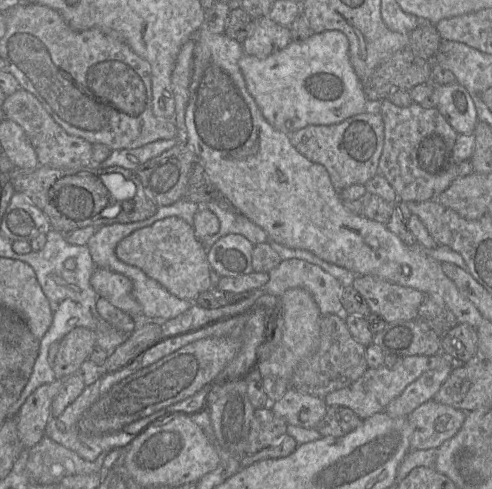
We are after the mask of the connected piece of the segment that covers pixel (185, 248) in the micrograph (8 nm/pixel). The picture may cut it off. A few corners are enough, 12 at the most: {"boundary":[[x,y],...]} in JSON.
{"boundary":[[167,217],[117,244],[179,299],[212,288],[193,226]]}

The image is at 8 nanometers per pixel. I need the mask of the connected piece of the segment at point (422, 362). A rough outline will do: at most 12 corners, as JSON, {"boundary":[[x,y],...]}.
{"boundary":[[442,353],[368,367],[330,392],[327,406],[361,419],[382,412],[424,372],[445,367]]}

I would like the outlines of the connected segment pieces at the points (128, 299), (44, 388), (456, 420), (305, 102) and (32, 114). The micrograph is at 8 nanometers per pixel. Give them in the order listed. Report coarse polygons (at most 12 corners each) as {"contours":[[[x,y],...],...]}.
{"contours":[[[95,268],[90,283],[99,297],[146,321],[128,277]],[[61,379],[41,385],[17,413],[25,449],[45,435]],[[431,399],[410,413],[410,450],[437,449],[467,412]],[[338,30],[238,65],[288,135],[371,108]],[[32,93],[6,97],[6,119],[25,131],[39,165],[91,165],[92,144],[68,134]]]}

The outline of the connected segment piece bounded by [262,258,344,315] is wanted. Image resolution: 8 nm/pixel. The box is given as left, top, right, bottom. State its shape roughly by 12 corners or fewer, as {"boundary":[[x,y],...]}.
{"boundary":[[282,260],[262,288],[307,290],[322,315],[343,315],[341,282],[321,267]]}

